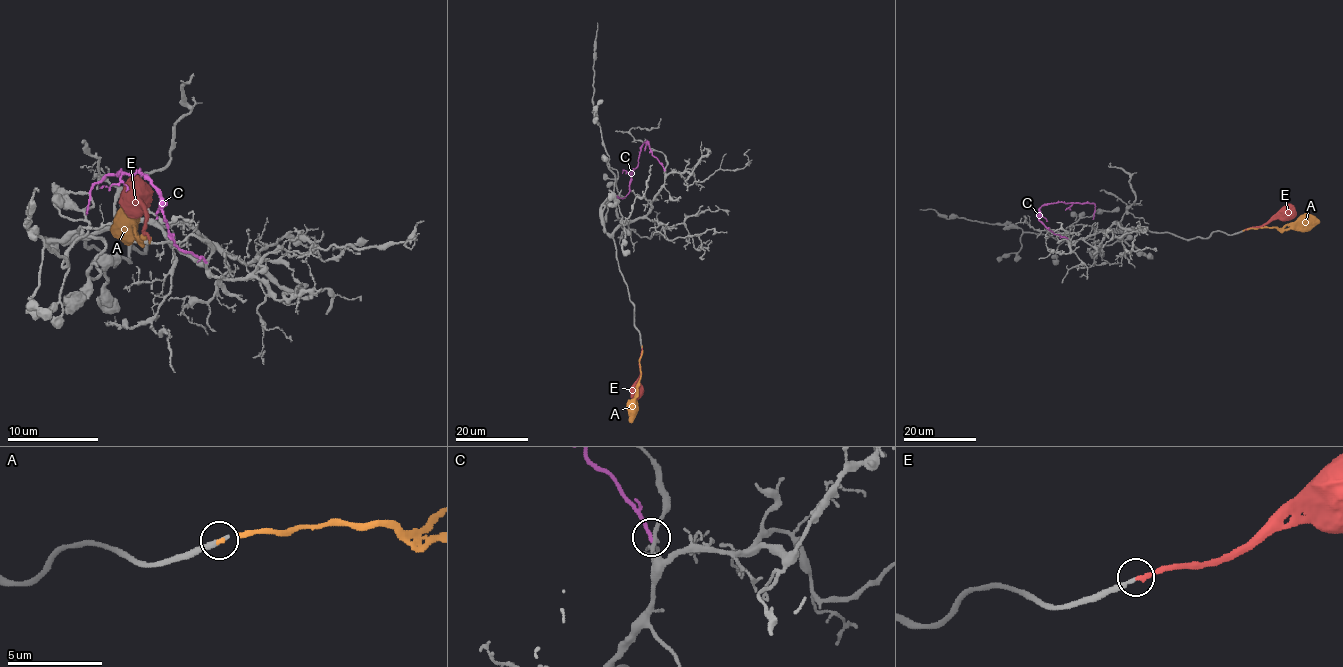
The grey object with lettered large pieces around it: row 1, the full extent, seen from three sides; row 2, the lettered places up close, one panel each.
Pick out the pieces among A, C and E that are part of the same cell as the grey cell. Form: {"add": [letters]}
{"add": ["E"]}

